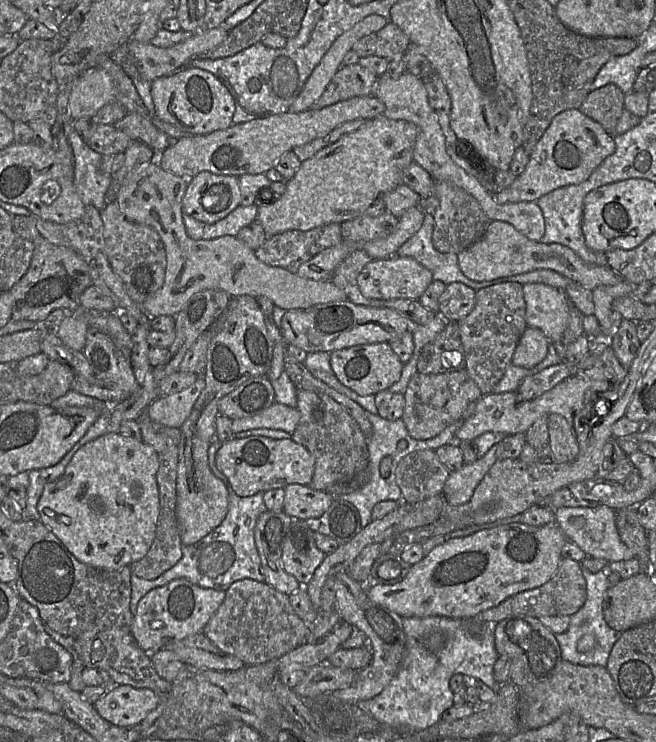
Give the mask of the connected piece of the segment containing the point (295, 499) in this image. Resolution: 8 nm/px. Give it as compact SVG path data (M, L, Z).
M290 484L284 487L283 511L293 520L306 521L321 517L332 505L333 495L309 485Z

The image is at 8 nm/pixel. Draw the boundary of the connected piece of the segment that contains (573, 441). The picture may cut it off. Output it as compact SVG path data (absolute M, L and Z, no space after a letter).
M560 414L548 415L548 430L552 461L567 463L574 460L579 453L577 433L572 423Z

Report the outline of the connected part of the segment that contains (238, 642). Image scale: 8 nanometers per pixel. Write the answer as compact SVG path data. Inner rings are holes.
M252 579L234 582L225 592L226 596L218 610L205 625L202 632L222 651L240 659L246 666L277 660L310 640L311 625L304 622L293 610L289 595Z

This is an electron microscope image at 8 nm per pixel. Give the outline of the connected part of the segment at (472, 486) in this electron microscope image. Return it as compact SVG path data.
M497 444L493 445L481 458L472 463L464 463L454 472L450 472L445 482L443 495L447 504L459 506L467 503L483 477L497 461Z

